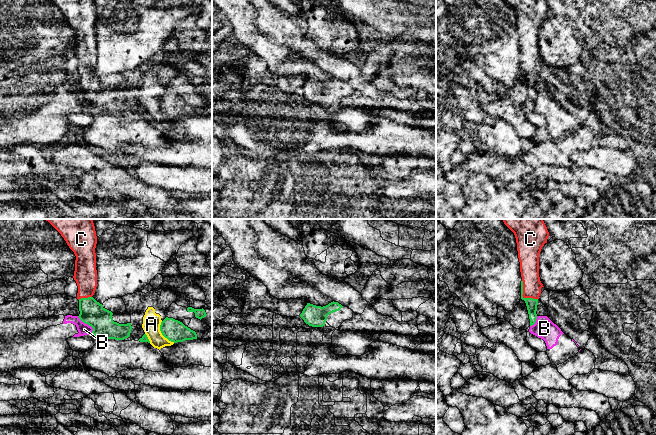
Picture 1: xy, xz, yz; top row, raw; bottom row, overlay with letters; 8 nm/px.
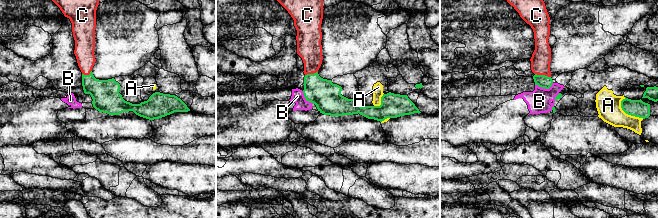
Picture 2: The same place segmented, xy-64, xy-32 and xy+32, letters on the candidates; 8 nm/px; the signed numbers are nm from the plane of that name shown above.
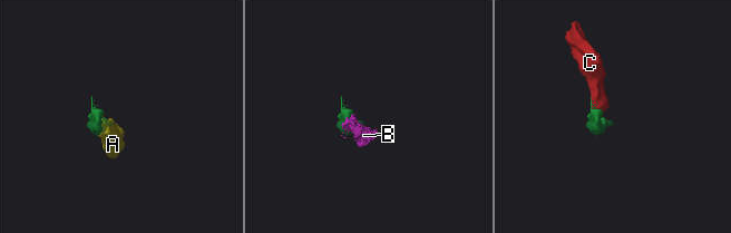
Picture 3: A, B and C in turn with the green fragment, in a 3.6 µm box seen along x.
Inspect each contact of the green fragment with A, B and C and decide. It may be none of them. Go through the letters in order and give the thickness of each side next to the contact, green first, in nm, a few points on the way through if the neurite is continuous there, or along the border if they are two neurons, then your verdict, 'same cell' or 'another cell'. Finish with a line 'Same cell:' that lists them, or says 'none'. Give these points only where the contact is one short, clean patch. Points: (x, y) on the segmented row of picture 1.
A: 180/140 nm | another cell
B: 190/100 nm | along xy (77, 316), (92, 328), (93, 334) | another cell
C: 90/160 nm | across yz (531, 303), (522, 294), (529, 287), (529, 264) | same cell
Same cell: C

